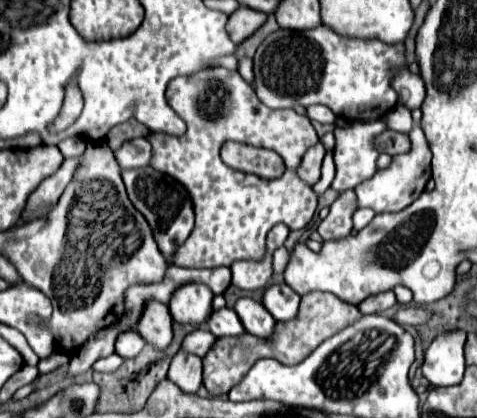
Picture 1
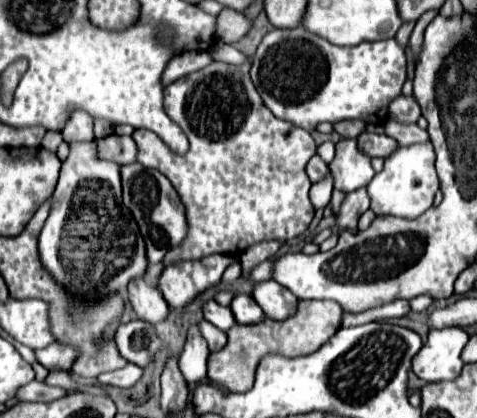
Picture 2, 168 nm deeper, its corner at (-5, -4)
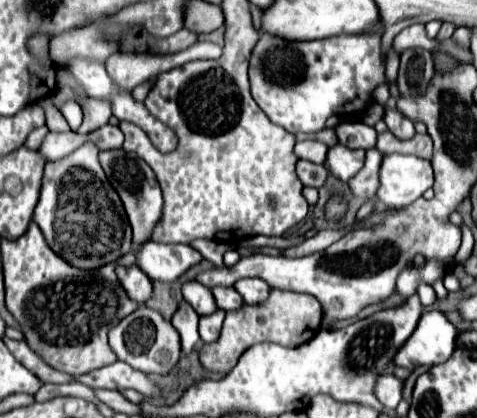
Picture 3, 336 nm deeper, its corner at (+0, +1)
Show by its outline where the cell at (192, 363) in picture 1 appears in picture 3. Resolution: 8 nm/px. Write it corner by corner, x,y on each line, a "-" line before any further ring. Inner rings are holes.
188,302
180,304
180,308
176,310
176,316
172,316
172,326
178,330
180,340
182,340
182,354
188,354
194,350
196,344
200,344
200,336
198,336
198,320
200,316
192,310
192,306

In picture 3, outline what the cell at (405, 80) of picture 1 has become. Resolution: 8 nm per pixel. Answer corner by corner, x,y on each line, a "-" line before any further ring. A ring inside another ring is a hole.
396,108
394,110
386,110
384,114
384,122
388,124
388,130
398,138
398,140
410,140
416,132
414,132
414,122
404,118

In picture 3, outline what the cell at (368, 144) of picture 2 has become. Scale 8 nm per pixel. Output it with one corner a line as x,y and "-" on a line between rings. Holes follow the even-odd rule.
340,122
336,126
338,142
346,148
374,148
376,146
376,130
372,126
366,126
364,122

